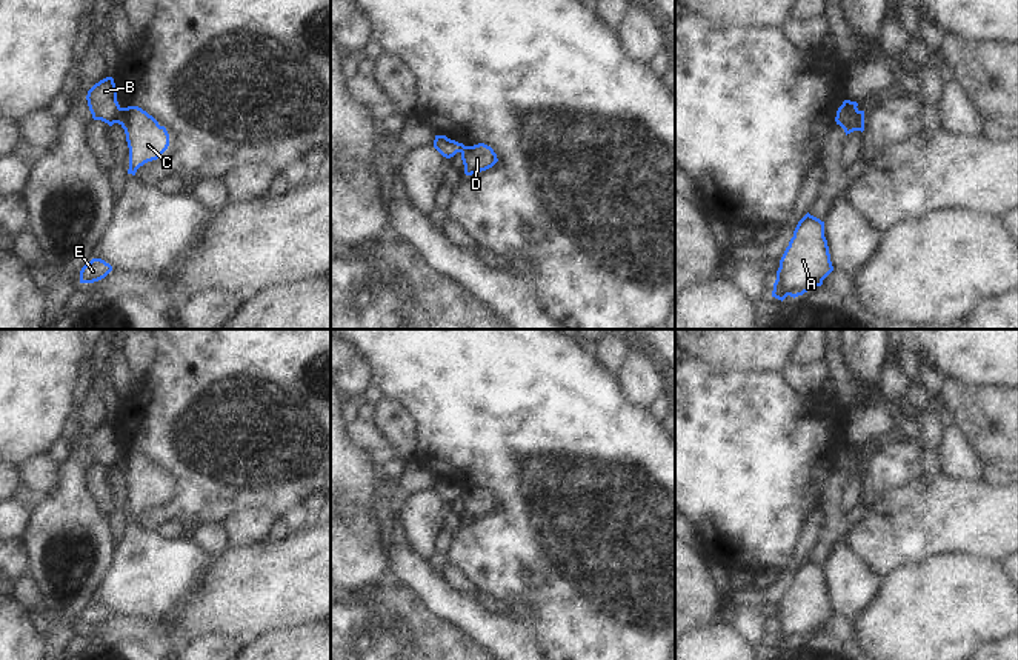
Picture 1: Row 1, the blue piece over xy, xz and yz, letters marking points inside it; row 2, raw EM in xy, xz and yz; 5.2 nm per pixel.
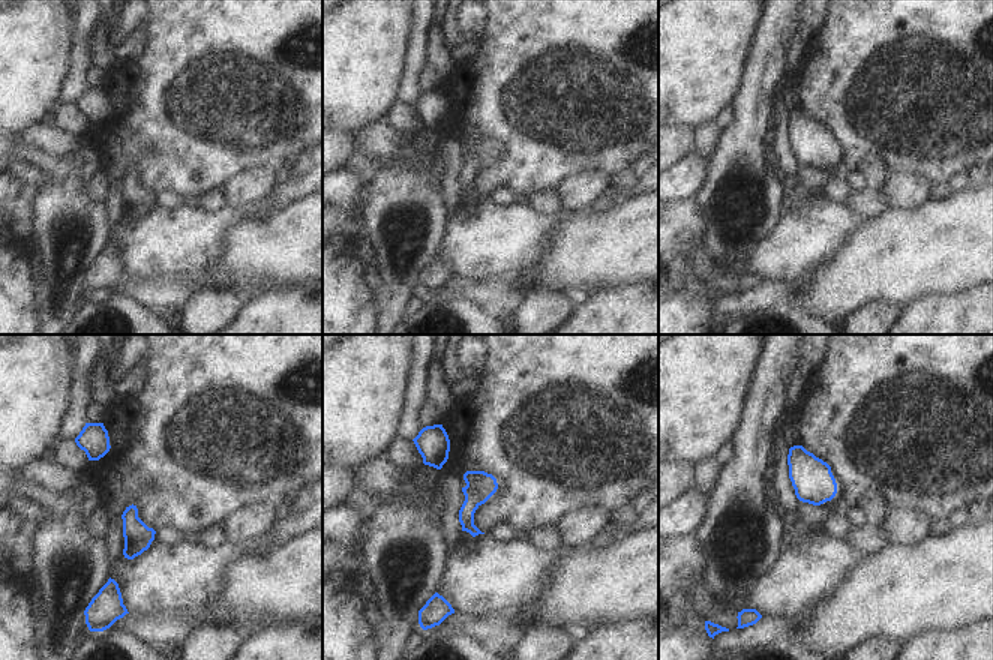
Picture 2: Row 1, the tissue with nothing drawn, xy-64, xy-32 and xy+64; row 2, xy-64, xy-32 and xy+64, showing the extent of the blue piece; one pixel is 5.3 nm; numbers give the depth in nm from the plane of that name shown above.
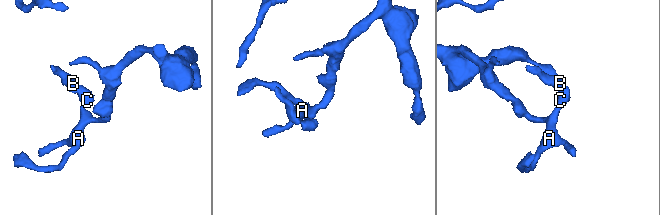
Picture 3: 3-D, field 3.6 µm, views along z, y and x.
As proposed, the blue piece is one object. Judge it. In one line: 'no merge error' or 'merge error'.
merge error

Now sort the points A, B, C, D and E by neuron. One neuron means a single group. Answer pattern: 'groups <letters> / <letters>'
groups A C D E / B

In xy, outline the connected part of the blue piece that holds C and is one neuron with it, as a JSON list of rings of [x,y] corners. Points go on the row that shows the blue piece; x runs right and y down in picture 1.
[[[138,106],[120,108],[117,123],[125,129],[129,148],[128,174],[148,162],[160,158],[169,146],[169,134],[165,126]]]

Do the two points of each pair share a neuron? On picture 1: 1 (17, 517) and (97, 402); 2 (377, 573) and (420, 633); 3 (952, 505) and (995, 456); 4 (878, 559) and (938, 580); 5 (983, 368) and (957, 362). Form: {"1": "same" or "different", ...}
{"1": "different", "2": "different", "3": "different", "4": "different", "5": "same"}

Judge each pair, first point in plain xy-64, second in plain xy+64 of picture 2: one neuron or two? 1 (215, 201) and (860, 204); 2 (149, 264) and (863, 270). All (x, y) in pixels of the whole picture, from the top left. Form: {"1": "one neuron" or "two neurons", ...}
{"1": "one neuron", "2": "two neurons"}

